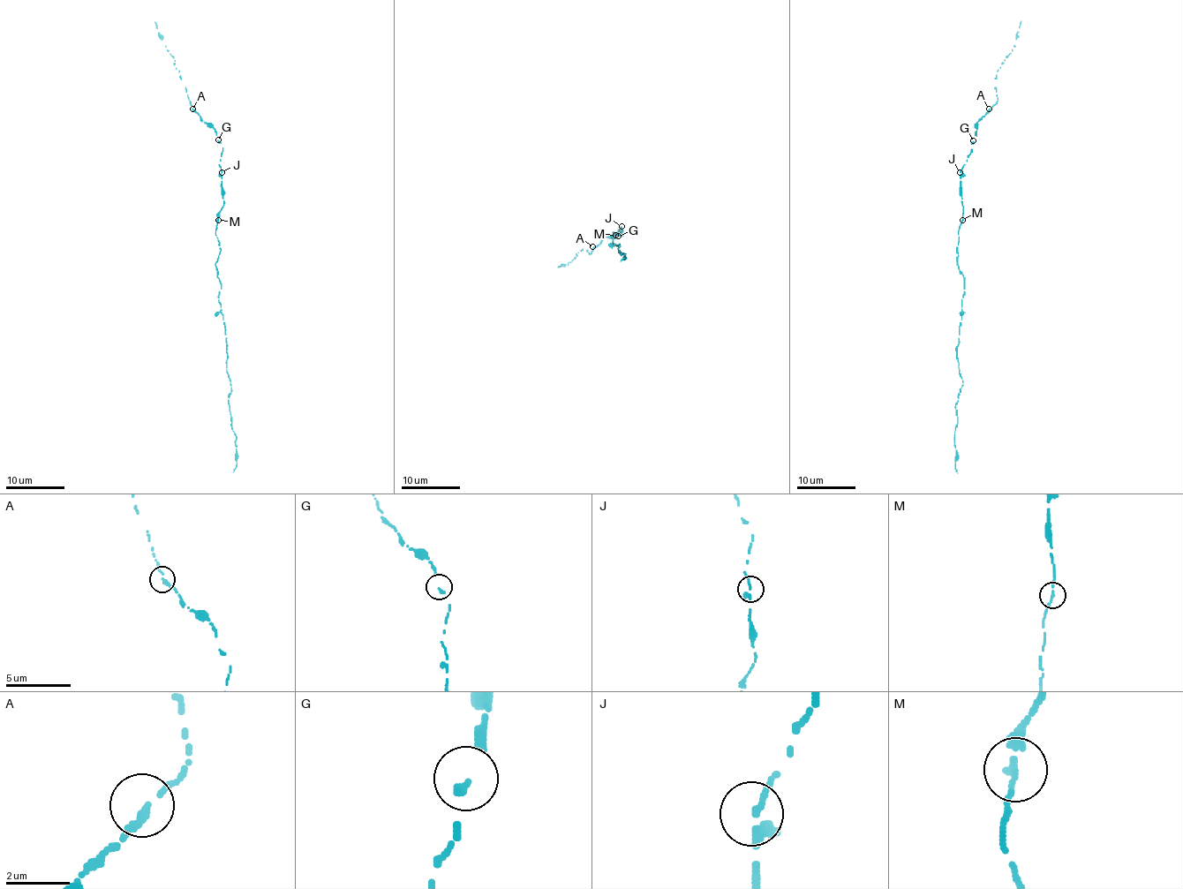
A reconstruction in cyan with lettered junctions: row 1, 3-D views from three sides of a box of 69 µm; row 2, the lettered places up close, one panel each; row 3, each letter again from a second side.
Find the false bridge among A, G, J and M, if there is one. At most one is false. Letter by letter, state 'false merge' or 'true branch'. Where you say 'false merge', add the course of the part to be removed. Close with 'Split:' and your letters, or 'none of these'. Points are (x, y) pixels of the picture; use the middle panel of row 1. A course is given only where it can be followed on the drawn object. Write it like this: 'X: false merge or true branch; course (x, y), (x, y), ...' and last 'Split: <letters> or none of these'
A: true branch
G: true branch
J: true branch
M: true branch
Split: none of these

